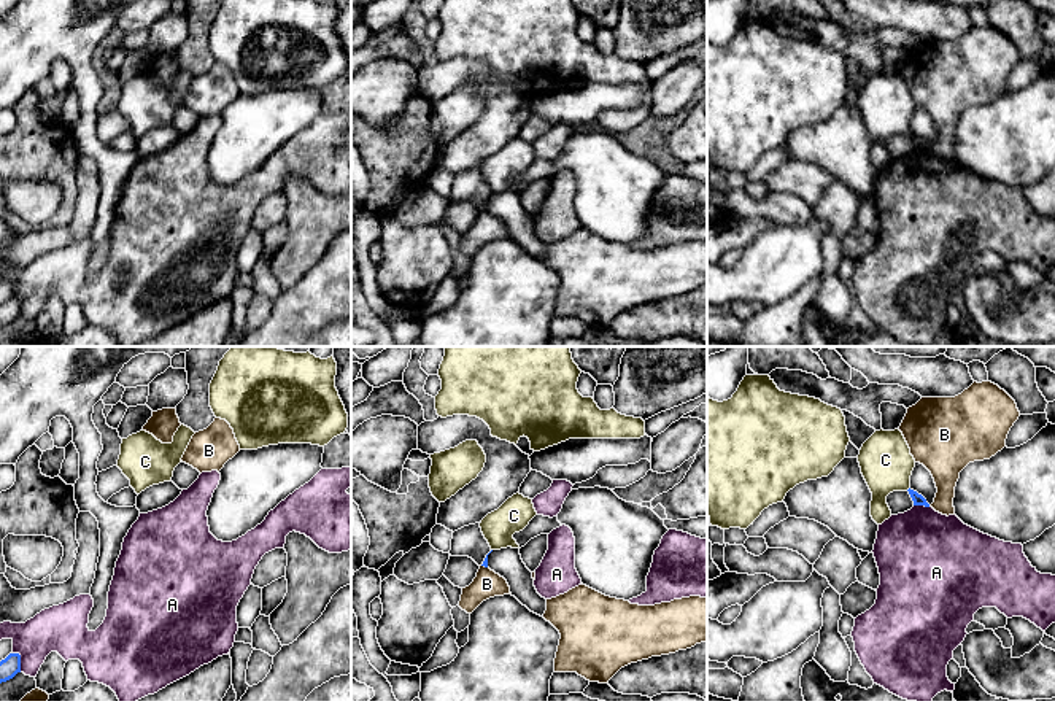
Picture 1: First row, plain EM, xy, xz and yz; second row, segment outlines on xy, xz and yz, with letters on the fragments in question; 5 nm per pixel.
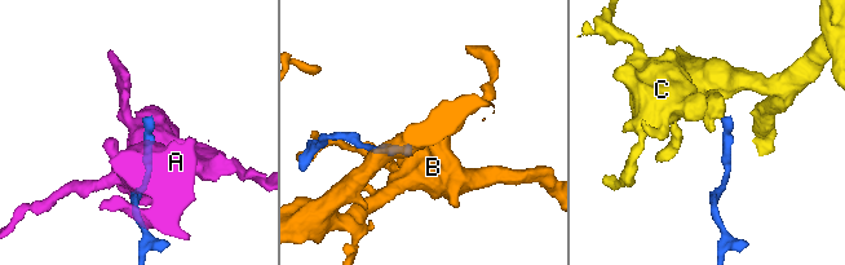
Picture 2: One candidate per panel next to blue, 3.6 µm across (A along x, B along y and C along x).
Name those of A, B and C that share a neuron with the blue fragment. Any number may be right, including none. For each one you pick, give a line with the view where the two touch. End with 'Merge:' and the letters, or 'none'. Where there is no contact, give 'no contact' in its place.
C: no contact
Merge: C

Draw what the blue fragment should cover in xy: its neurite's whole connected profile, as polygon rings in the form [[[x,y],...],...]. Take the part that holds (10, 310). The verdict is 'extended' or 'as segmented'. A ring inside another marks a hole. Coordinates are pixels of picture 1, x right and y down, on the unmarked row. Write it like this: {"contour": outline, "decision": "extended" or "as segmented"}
{"contour": [[[10,297],[5,304],[0,305],[0,327],[13,323],[21,316],[21,299]]], "decision": "as segmented"}

